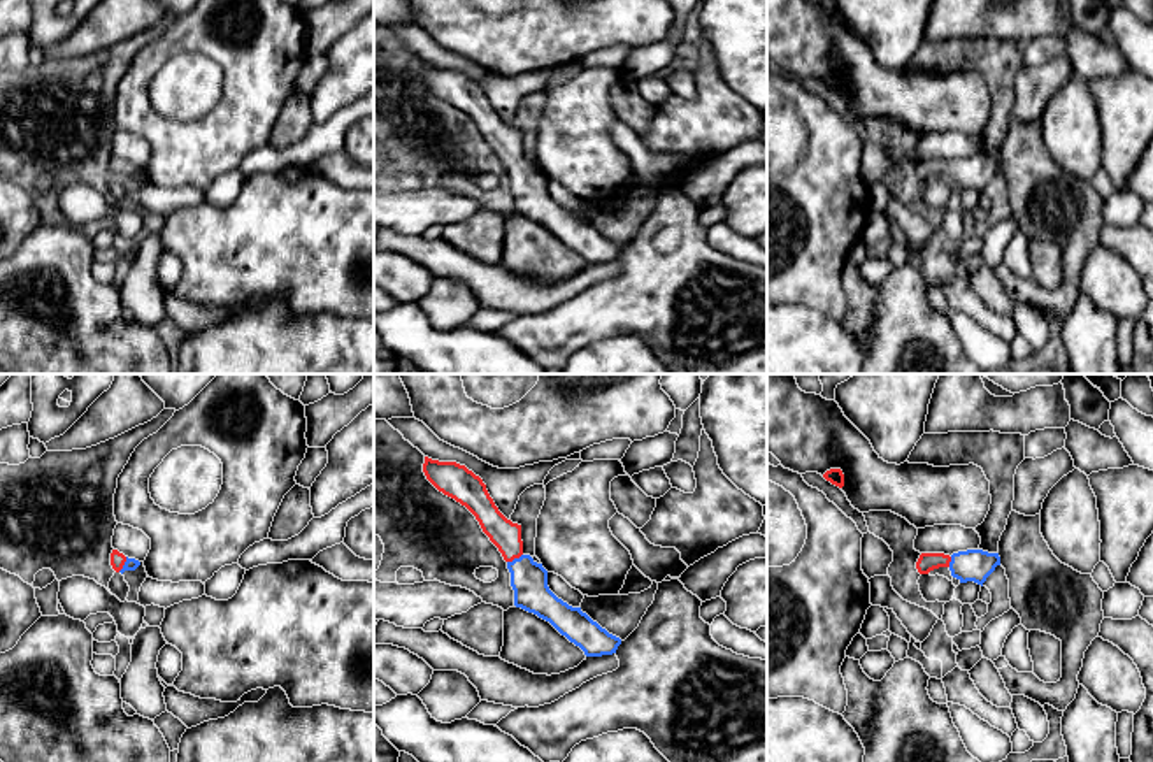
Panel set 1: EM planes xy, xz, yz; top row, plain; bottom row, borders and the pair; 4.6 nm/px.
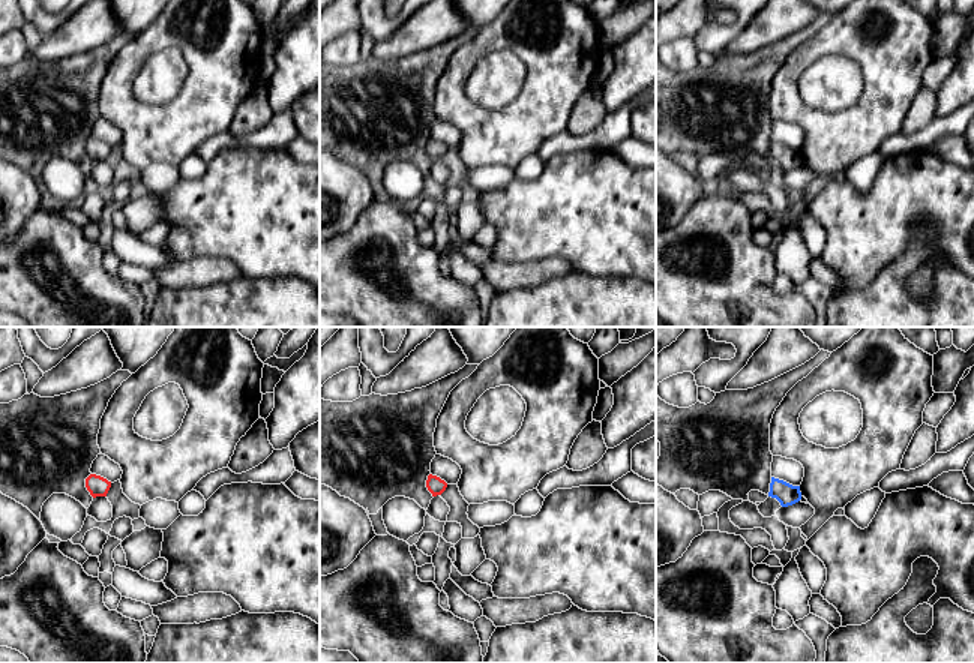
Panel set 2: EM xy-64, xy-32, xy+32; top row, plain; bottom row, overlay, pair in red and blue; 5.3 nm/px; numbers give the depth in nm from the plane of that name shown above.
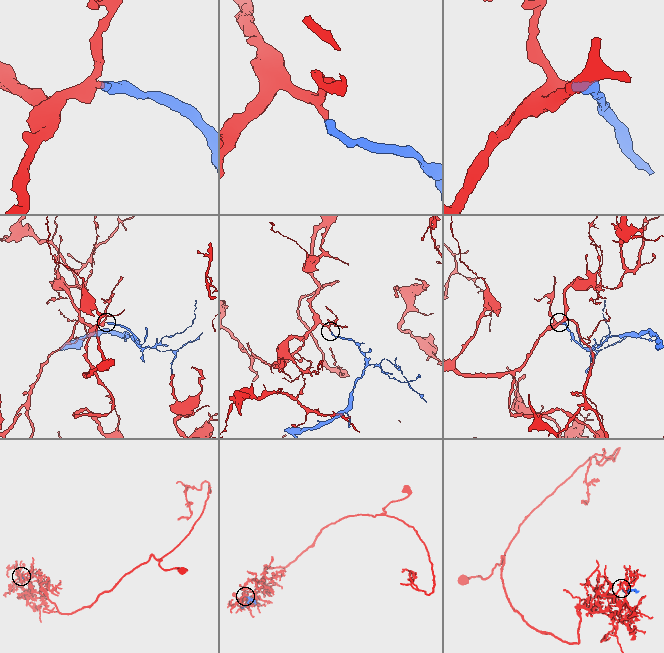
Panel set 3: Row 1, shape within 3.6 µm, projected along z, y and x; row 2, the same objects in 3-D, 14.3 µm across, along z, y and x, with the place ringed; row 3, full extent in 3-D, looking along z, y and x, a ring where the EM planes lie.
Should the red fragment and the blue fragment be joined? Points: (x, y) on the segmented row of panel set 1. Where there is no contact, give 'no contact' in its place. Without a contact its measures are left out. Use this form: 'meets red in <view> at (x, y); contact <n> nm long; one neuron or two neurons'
meets red in xy at (123, 564); contact 80 nm long; one neuron

